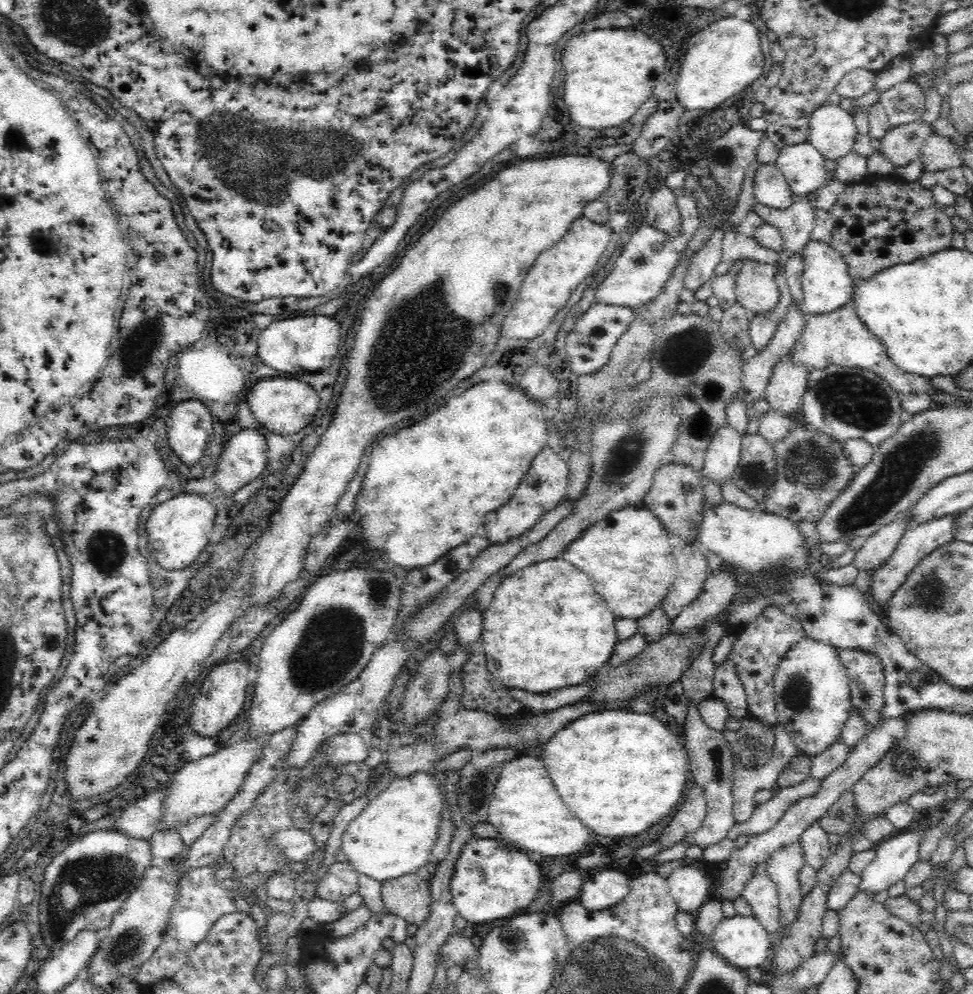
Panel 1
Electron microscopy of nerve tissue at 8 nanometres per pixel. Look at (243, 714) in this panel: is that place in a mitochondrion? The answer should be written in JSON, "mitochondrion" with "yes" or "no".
{"mitochondrion":"no"}

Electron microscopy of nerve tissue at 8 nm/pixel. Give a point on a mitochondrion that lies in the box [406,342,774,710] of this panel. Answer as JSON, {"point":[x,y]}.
{"point":[627,450]}

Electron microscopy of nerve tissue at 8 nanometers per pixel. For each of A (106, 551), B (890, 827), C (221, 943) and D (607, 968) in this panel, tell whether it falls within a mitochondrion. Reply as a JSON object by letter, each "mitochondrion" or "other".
{"A":"mitochondrion","B":"other","C":"other","D":"mitochondrion"}

